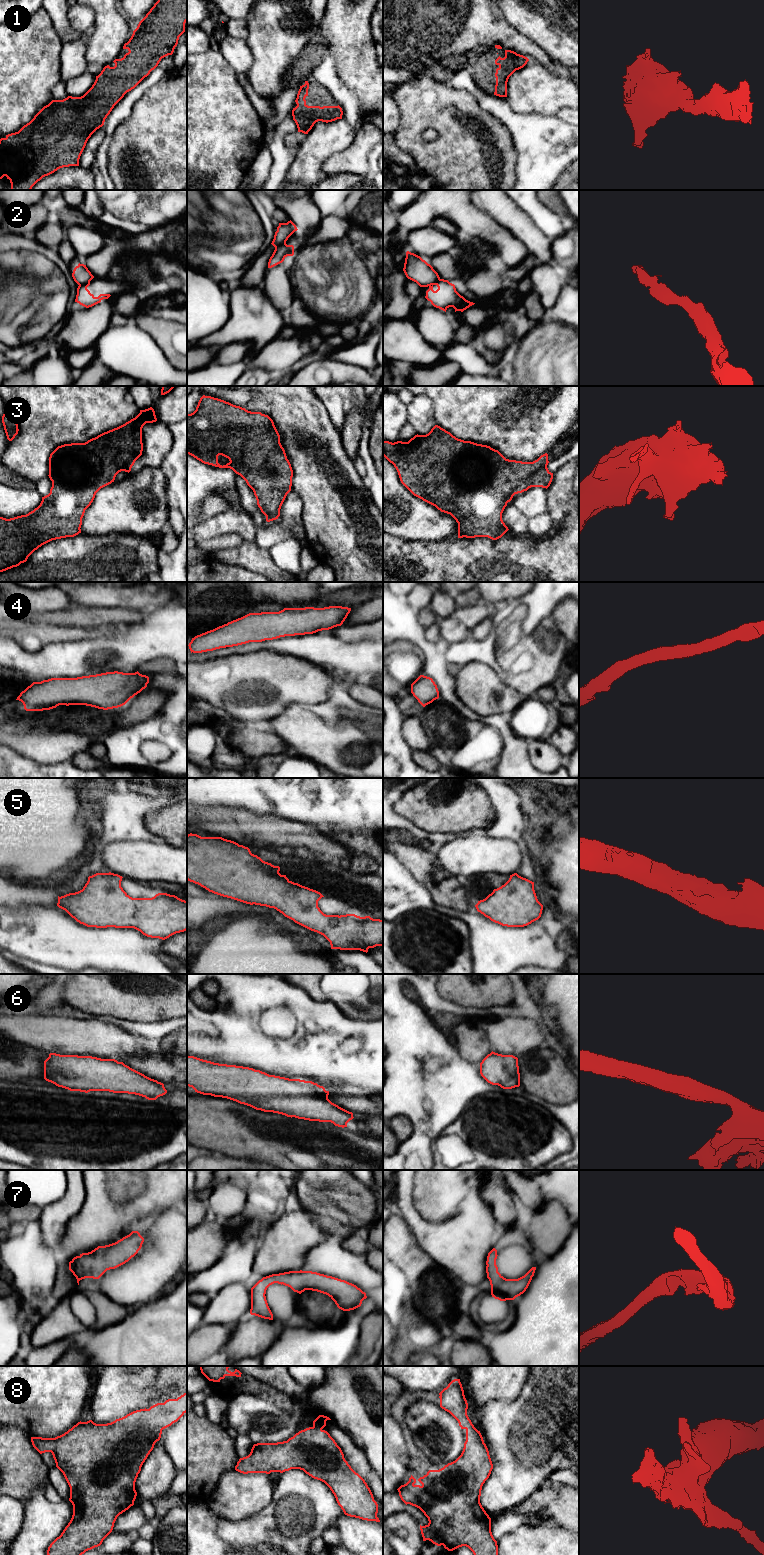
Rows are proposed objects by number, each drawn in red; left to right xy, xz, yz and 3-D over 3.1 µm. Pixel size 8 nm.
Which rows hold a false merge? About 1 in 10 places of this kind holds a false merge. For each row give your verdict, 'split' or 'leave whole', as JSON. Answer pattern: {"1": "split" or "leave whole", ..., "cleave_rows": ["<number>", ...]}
{"1": "leave whole", "2": "split", "3": "leave whole", "4": "leave whole", "5": "leave whole", "6": "leave whole", "7": "leave whole", "8": "leave whole", "cleave_rows": ["2"]}

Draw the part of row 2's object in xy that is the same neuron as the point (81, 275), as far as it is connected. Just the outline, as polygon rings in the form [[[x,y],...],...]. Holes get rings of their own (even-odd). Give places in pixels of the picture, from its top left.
[[[80,263],[74,268],[72,277],[78,285],[89,283],[94,278],[86,265]]]

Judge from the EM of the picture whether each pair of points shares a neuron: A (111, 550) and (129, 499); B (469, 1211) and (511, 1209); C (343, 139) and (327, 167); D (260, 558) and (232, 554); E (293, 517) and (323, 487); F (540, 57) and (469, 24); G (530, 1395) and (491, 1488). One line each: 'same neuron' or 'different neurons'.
A: different neurons
B: different neurons
C: different neurons
D: same neuron
E: different neurons
F: same neuron
G: same neuron

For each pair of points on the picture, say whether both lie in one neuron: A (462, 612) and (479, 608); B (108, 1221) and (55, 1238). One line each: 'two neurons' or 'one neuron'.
A: one neuron
B: two neurons

